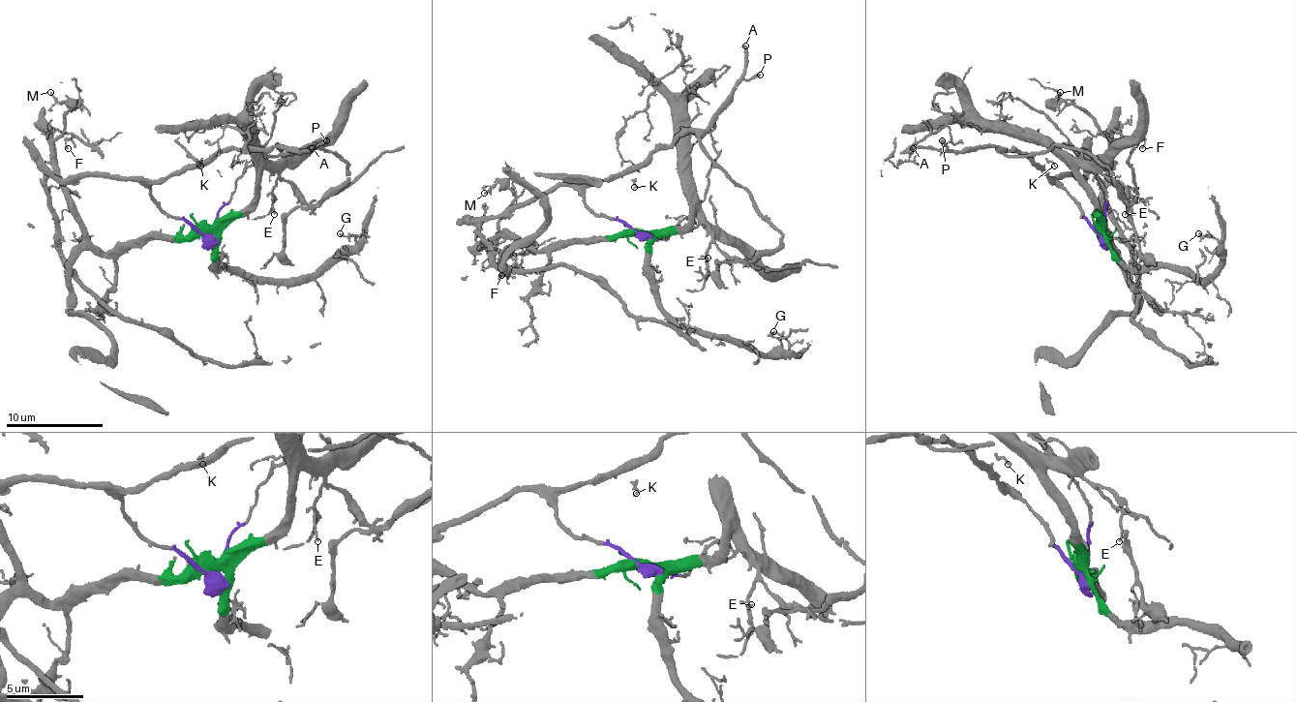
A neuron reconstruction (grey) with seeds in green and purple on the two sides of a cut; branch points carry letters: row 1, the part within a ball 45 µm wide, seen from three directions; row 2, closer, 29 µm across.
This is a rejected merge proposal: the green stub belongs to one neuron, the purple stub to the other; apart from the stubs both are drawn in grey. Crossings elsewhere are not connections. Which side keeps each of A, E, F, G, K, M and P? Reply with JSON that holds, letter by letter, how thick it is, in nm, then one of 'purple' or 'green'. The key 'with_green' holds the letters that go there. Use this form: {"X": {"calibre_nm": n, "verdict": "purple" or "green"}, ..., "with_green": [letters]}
{"A": {"calibre_nm": 240, "verdict": "purple"}, "E": {"calibre_nm": 130, "verdict": "green"}, "F": {"calibre_nm": 110, "verdict": "green"}, "G": {"calibre_nm": 80, "verdict": "green"}, "K": {"calibre_nm": 140, "verdict": "purple"}, "M": {"calibre_nm": 150, "verdict": "green"}, "P": {"calibre_nm": 200, "verdict": "purple"}, "with_green": ["E", "F", "G", "M"]}

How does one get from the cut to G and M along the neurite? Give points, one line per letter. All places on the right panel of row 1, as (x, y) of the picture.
G: (1101, 231), (1106, 244), (1126, 263), (1184, 268), (1191, 276), (1206, 278), (1219, 266), (1219, 241), (1198, 234)
M: (1101, 231), (1118, 252), (1108, 236), (1103, 207), (1108, 141), (1086, 112), (1074, 105), (1050, 103), (1060, 93)

